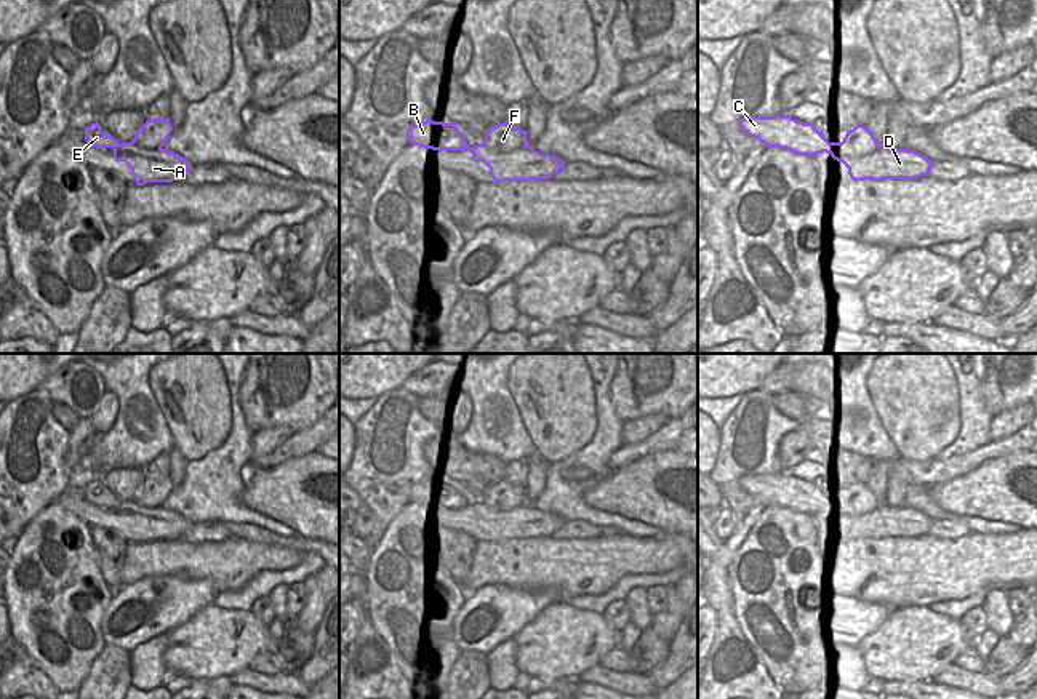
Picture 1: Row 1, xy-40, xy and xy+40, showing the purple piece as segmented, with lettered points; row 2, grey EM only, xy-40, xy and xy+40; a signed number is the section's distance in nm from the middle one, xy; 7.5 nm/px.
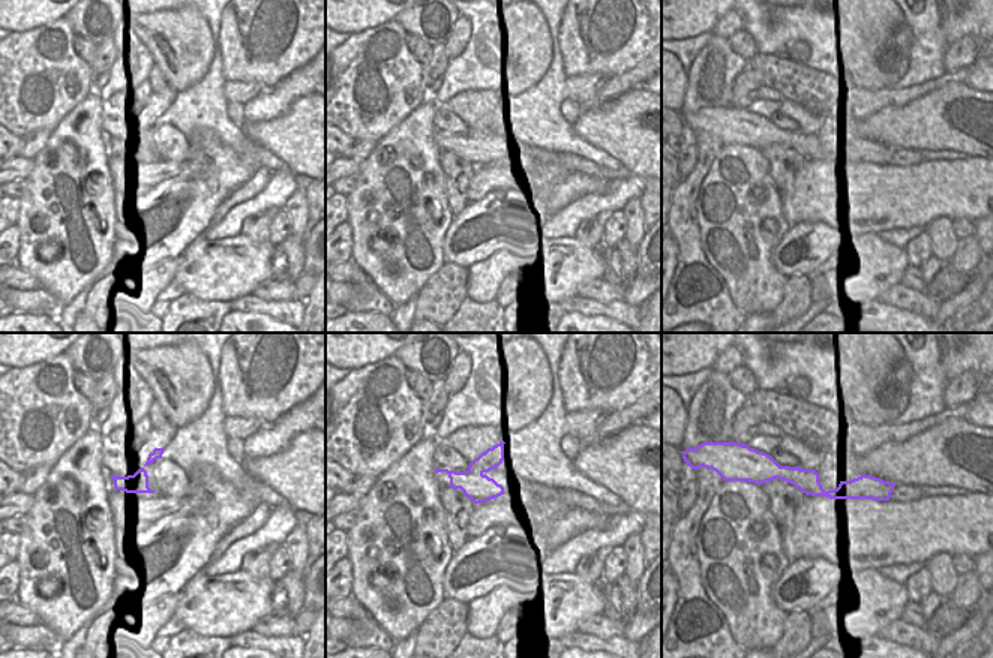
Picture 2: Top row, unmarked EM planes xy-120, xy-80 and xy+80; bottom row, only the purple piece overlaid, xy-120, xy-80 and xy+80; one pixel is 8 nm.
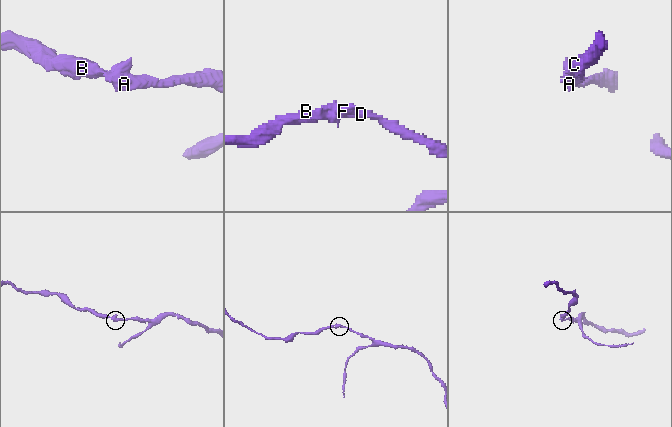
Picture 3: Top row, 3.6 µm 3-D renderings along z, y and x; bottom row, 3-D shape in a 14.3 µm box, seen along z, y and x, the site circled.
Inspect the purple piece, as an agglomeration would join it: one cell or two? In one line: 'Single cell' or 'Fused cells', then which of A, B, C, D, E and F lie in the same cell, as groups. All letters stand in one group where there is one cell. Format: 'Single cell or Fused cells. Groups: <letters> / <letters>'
Single cell. Groups: A B C D E F

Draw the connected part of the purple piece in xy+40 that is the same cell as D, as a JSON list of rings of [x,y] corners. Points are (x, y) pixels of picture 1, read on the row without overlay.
[[[789,472],[744,475],[739,485],[767,505],[807,515],[826,510],[848,526],[853,539],[919,537],[928,534],[933,525],[931,518],[915,509],[880,504],[864,483],[847,489],[842,501],[829,501],[813,481],[799,480]]]

